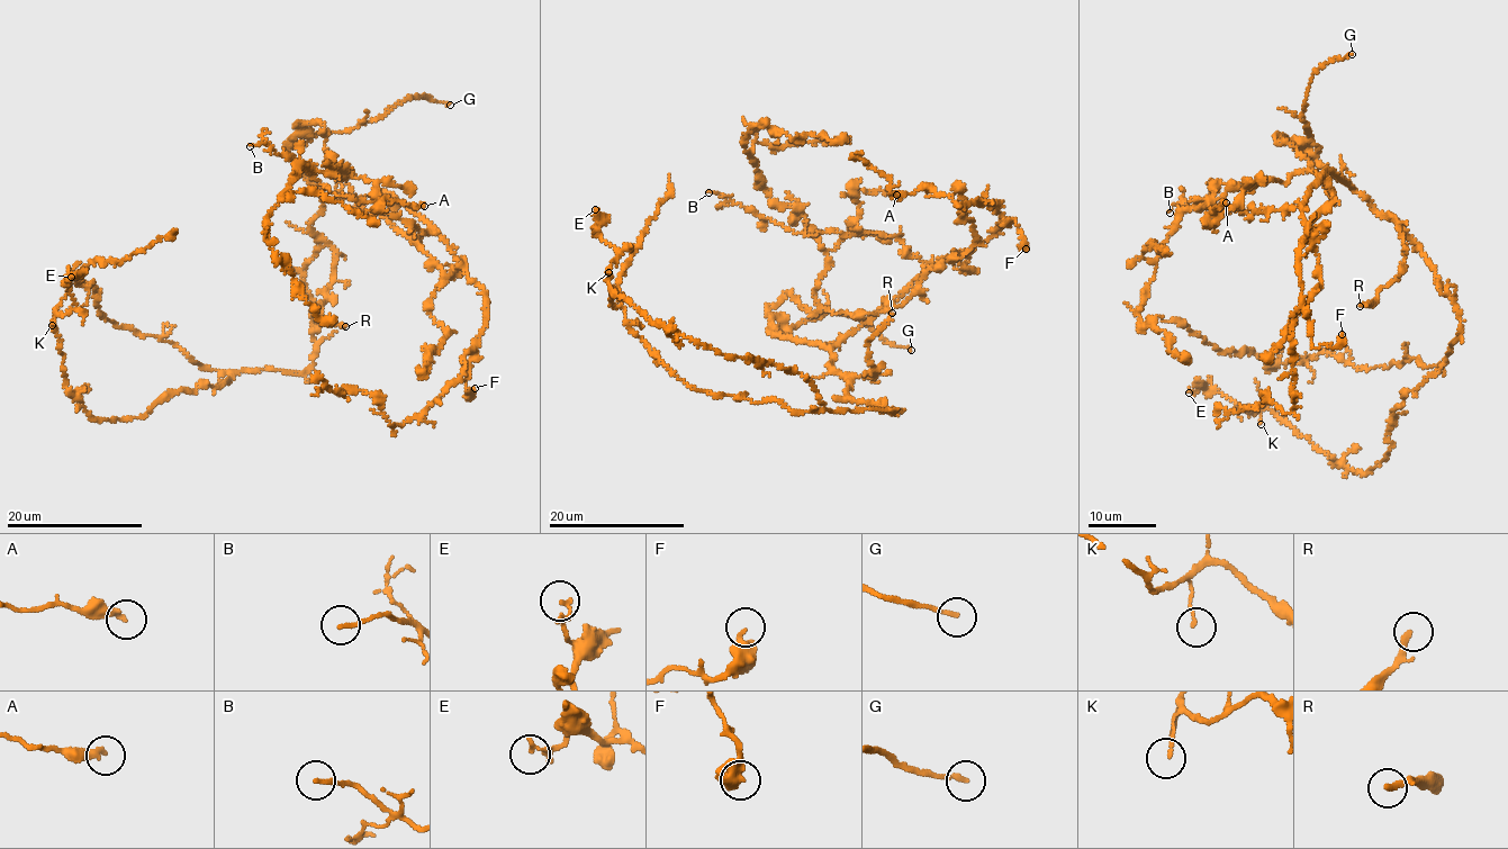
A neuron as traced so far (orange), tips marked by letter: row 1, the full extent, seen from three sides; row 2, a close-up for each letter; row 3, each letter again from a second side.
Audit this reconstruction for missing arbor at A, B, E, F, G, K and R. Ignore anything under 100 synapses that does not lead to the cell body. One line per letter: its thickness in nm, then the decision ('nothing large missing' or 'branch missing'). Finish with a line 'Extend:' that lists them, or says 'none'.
A: 280 nm | nothing large missing
B: 150 nm | nothing large missing
E: 160 nm | nothing large missing
F: 360 nm | nothing large missing
G: 170 nm | branch missing
K: 110 nm | nothing large missing
R: 180 nm | nothing large missing
Extend: G

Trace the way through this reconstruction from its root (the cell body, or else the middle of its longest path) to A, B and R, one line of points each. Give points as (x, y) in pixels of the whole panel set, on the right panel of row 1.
A: (1402, 227), (1329, 170), (1333, 198), (1307, 170), (1285, 182), (1253, 183), (1233, 207), (1210, 215), (1226, 202)
B: (1402, 227), (1329, 170), (1291, 209), (1254, 213), (1253, 207), (1240, 214), (1209, 199), (1173, 206), (1170, 213)
R: (1402, 227), (1392, 218), (1399, 225), (1405, 244), (1403, 271), (1378, 292), (1373, 303), (1360, 306)

